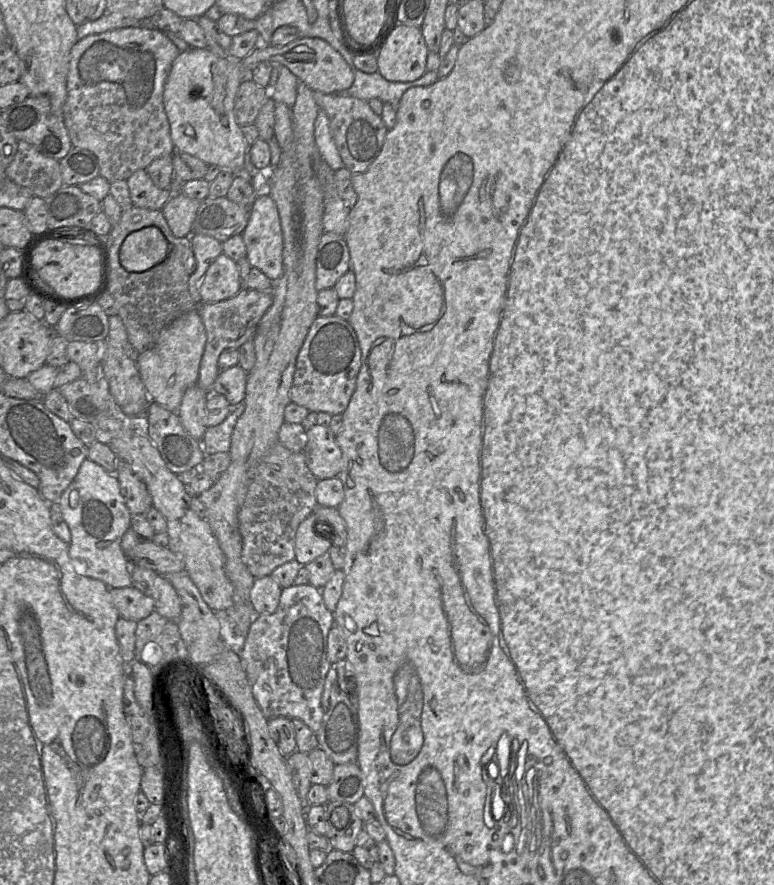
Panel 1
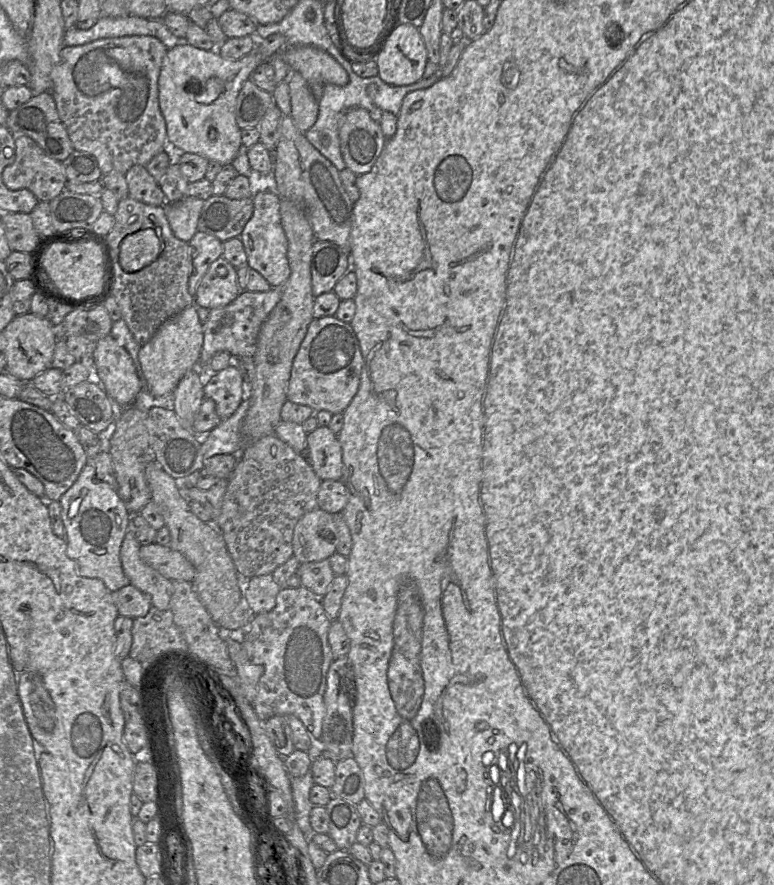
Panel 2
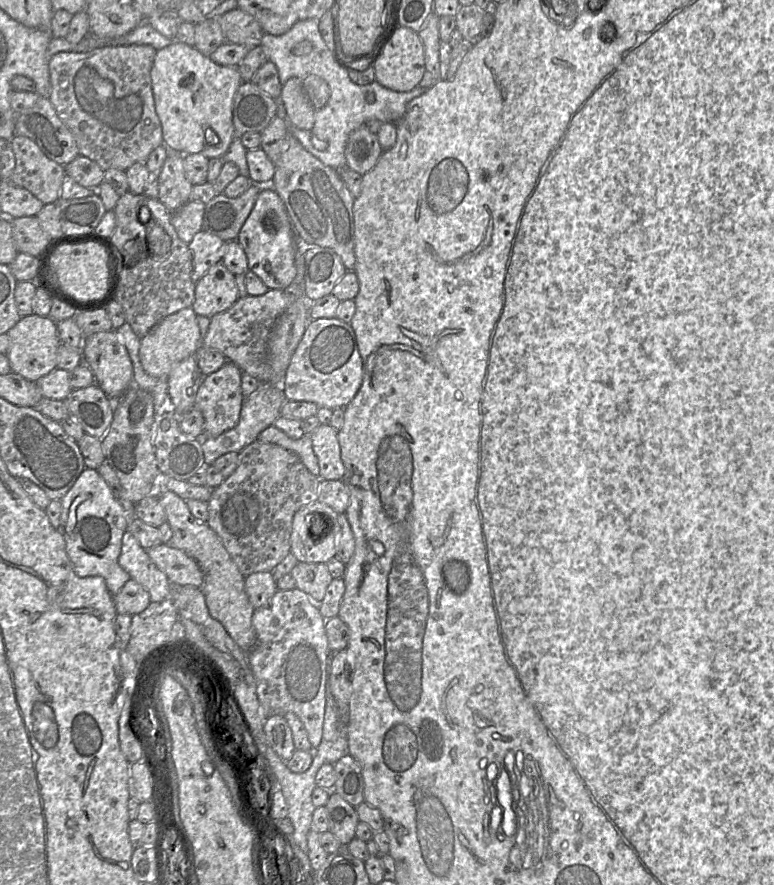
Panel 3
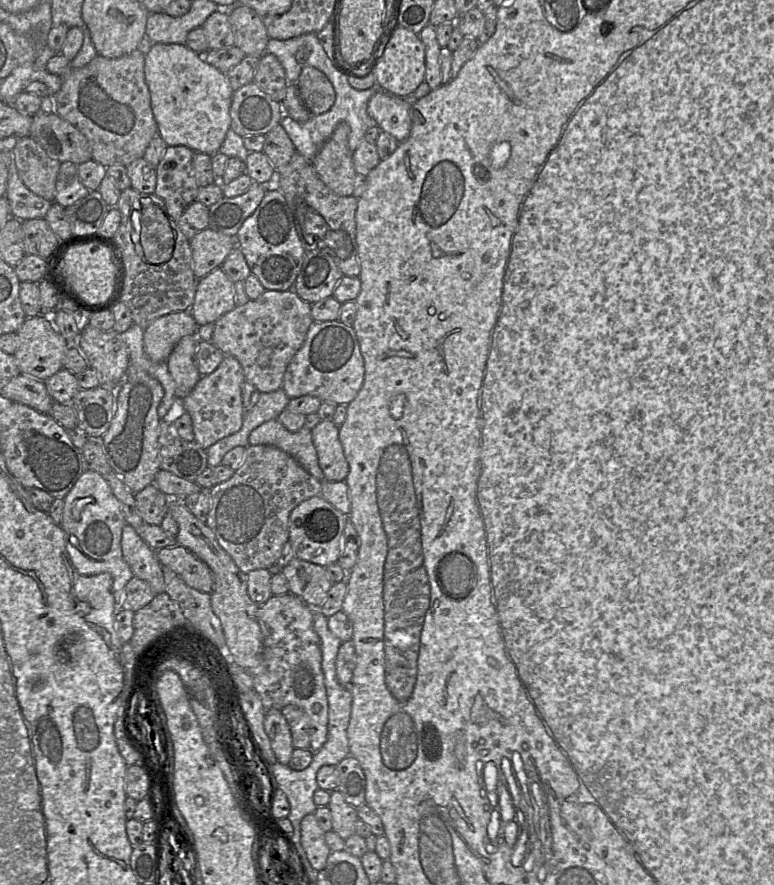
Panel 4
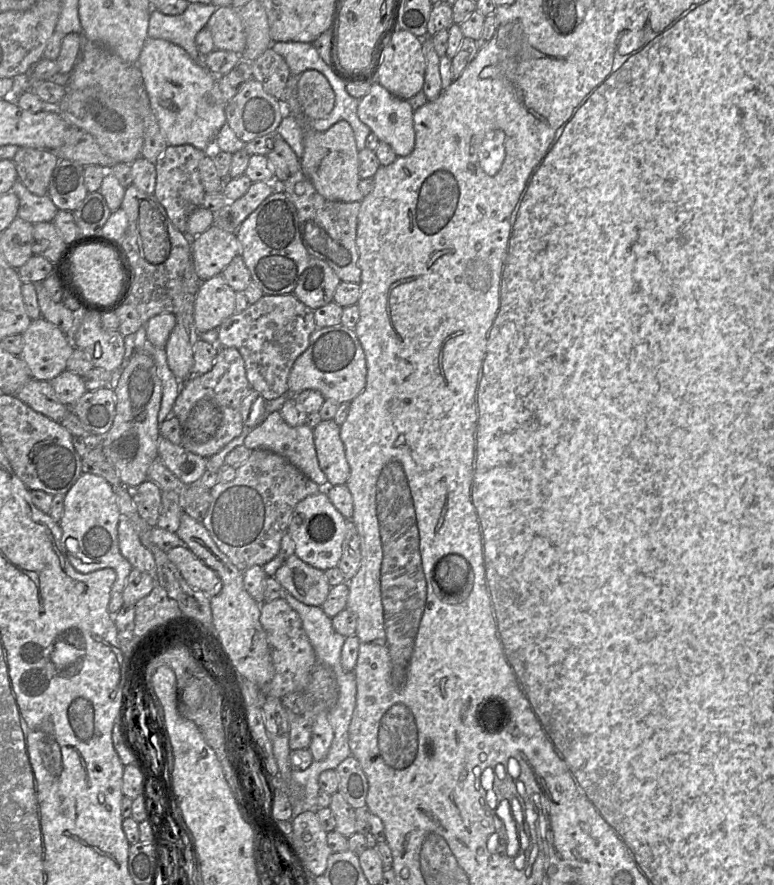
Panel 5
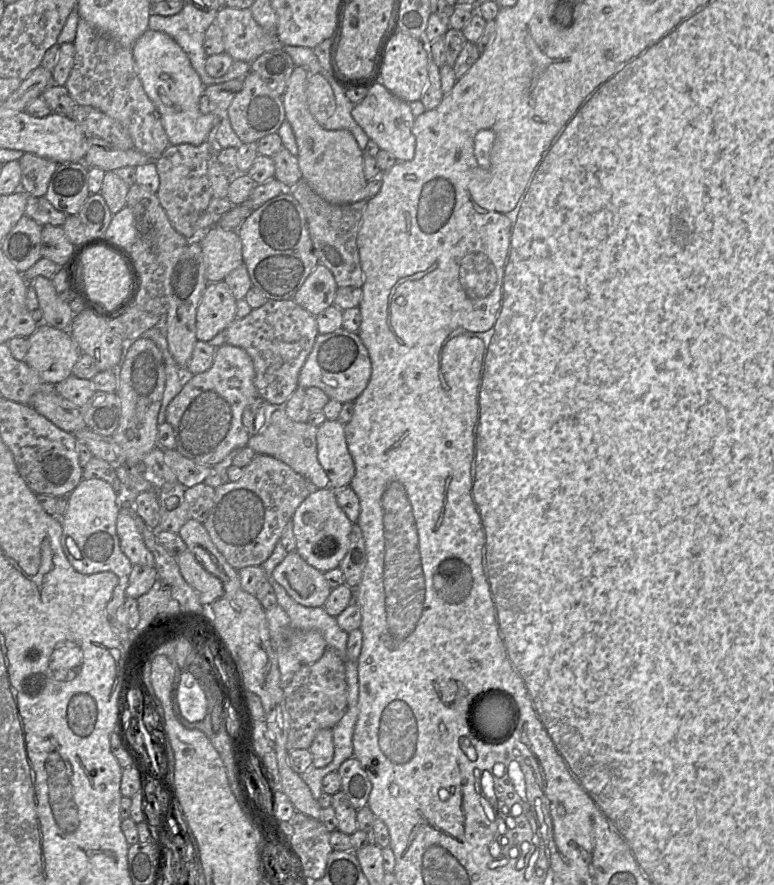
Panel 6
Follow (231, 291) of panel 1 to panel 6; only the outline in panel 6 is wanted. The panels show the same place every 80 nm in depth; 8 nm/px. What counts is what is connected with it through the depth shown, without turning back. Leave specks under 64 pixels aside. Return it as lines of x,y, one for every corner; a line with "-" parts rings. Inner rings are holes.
224,281
208,283
196,314
196,338
208,342
236,318
236,299

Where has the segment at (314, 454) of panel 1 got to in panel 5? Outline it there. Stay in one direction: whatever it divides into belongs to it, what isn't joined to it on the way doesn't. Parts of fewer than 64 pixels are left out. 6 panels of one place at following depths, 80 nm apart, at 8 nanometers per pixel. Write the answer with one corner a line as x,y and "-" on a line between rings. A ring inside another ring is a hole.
334,419
322,420
313,433
319,466
327,477
328,486
345,484
350,466
341,440
340,426

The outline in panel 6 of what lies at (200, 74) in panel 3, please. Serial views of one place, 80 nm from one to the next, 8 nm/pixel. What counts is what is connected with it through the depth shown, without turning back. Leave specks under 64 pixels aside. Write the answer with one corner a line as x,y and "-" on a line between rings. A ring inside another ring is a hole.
146,30
131,48
135,67
143,89
160,114
163,128
170,145
191,144
198,146
209,139
209,133
220,123
220,118
212,113
203,114
199,109
199,100
206,86
201,81
184,50
168,34

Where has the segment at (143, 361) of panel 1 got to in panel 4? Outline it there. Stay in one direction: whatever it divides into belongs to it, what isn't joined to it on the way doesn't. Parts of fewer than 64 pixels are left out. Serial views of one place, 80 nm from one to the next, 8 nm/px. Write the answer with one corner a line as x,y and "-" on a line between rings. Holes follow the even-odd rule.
190,311
169,313
155,319
144,330
144,350
147,357
152,362
167,361
177,343
185,336
195,335
197,333
197,329
198,325

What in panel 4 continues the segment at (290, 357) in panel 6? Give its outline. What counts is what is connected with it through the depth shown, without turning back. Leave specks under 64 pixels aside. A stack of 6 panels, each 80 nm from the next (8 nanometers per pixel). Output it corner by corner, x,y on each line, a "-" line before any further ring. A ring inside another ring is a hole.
294,289
265,290
257,299
235,306
214,323
211,342
224,355
235,357
241,364
247,381
260,392
282,388
286,368
304,344
312,317
312,304
301,299

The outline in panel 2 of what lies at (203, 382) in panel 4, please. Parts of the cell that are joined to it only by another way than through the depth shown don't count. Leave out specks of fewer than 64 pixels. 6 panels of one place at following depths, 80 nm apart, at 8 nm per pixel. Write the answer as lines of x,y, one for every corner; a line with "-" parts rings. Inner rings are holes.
233,363
217,373
203,374
204,396
215,402
216,412
221,420
229,418
243,400
249,400
242,374

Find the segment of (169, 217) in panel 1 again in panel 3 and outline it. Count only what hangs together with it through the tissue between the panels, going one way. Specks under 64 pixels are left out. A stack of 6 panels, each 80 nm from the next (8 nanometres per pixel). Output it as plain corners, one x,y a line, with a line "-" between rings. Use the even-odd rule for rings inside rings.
189,200
178,210
171,213
170,222
178,237
186,244
191,242
197,232
203,230
205,205
201,201

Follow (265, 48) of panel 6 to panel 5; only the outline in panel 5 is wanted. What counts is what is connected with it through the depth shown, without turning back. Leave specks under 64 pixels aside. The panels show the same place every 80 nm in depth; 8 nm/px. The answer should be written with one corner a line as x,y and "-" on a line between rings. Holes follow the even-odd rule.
220,6
212,14
206,27
210,30
216,50
242,54
246,47
246,35
239,9

